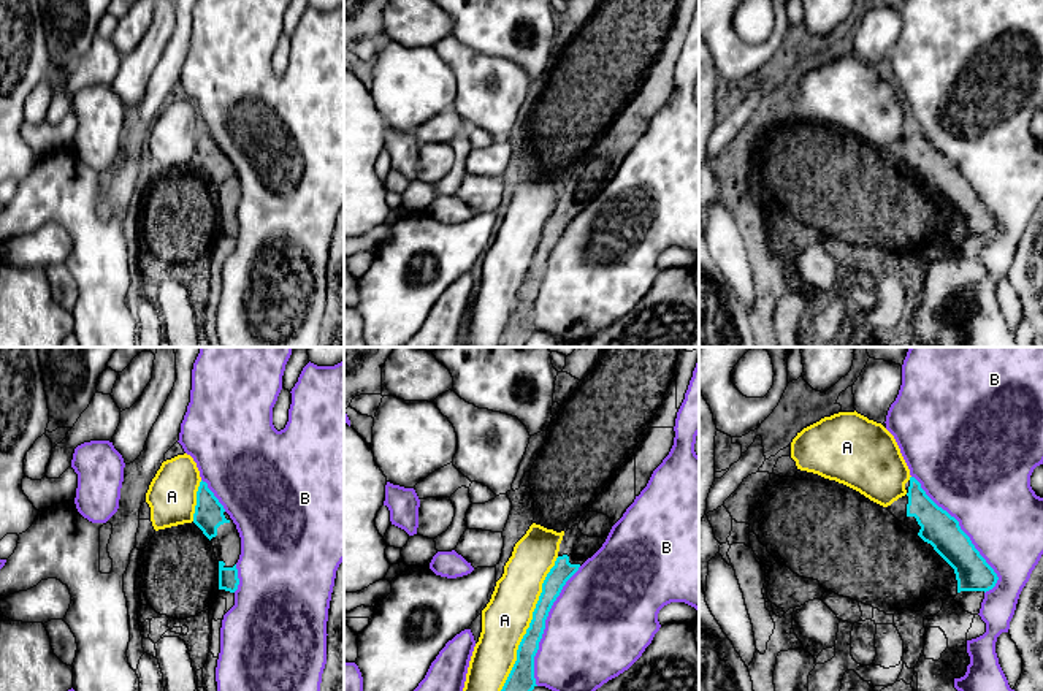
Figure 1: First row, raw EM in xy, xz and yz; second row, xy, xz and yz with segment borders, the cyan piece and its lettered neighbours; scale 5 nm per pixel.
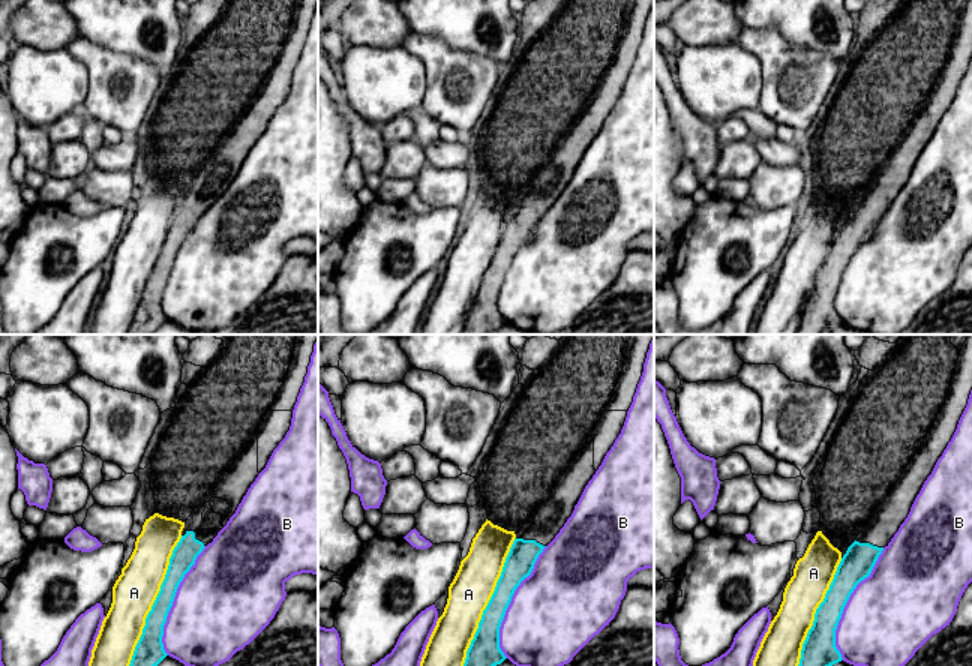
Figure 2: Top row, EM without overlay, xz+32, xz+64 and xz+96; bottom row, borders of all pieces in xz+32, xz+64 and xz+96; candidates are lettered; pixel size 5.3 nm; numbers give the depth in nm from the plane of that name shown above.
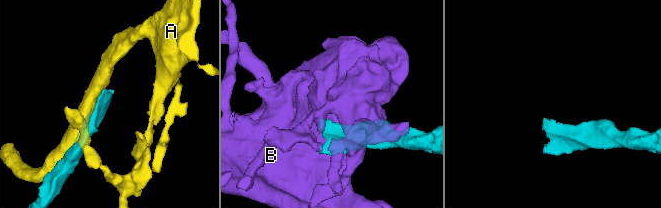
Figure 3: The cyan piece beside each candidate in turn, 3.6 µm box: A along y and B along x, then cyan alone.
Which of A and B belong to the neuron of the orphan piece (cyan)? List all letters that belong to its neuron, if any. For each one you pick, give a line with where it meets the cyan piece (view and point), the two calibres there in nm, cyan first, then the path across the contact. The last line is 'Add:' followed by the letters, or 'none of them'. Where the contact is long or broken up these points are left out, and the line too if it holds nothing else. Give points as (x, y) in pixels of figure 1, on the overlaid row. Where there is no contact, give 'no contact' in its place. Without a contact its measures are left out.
Add: none of them

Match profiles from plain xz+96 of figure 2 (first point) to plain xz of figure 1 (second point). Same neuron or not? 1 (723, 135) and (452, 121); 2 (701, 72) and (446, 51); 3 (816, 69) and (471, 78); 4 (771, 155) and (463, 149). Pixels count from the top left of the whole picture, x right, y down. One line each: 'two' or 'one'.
1: one
2: two
3: one
4: two

